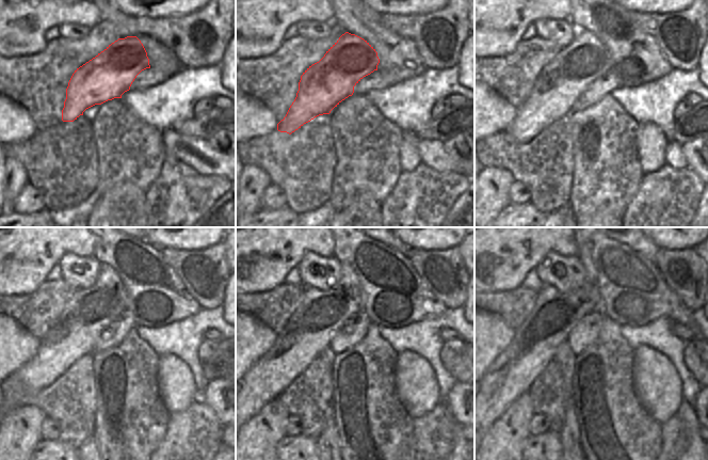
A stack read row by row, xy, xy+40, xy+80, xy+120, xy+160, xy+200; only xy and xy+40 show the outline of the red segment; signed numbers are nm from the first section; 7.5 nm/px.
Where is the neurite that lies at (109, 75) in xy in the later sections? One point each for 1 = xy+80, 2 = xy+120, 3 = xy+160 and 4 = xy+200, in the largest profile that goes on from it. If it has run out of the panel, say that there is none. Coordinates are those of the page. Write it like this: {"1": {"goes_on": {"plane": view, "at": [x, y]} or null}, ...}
{"1": {"goes_on": {"plane": "xy+80", "at": [559, 84]}}, "2": {"goes_on": {"plane": "xy+120", "at": [74, 334]}}, "3": {"goes_on": {"plane": "xy+160", "at": [309, 330]}}, "4": {"goes_on": {"plane": "xy+200", "at": [554, 314]}}}

